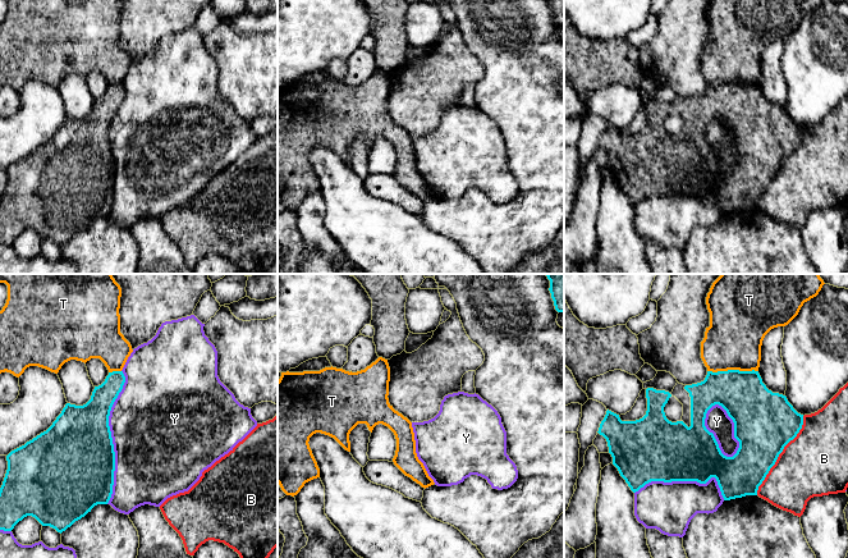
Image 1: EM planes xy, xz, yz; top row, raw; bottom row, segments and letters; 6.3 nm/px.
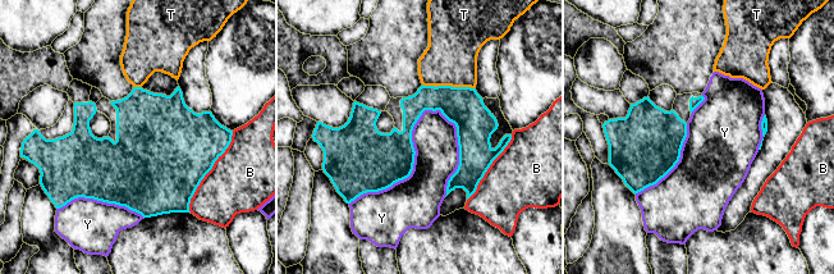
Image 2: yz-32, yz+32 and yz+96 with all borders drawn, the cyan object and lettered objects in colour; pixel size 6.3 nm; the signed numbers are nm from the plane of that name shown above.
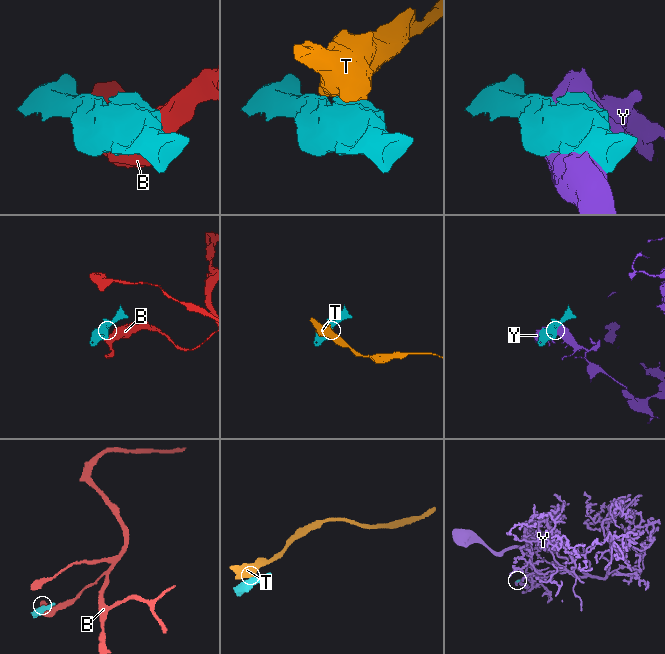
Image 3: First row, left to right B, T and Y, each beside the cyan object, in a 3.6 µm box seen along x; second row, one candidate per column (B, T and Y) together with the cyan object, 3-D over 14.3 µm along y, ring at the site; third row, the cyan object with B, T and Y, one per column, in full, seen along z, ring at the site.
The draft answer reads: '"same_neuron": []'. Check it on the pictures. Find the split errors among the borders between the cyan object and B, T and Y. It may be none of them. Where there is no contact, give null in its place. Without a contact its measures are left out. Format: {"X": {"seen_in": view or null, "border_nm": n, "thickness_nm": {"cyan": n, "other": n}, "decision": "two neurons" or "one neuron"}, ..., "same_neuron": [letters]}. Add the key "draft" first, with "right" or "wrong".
{"draft": "right", "B": {"seen_in": "yz", "border_nm": 600, "thickness_nm": {"cyan": 380, "other": 420}, "decision": "two neurons"}, "T": {"seen_in": "yz", "border_nm": 320, "thickness_nm": {"cyan": 300, "other": 360}, "decision": "two neurons"}, "Y": {"seen_in": "xy", "border_nm": 850, "thickness_nm": {"cyan": 480, "other": 480}, "decision": "two neurons"}, "same_neuron": []}

